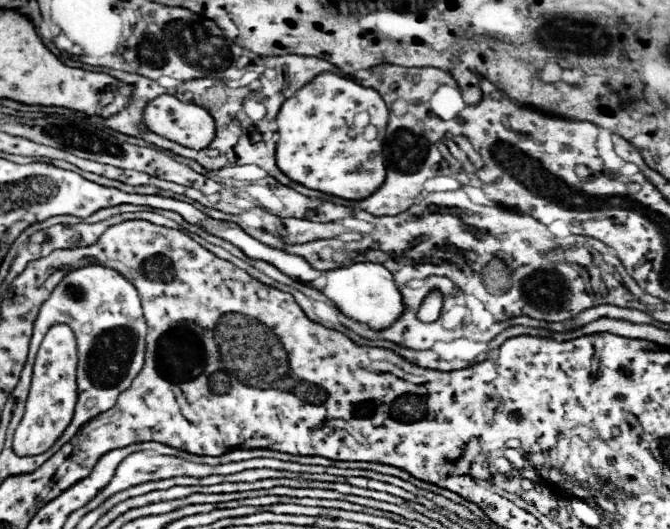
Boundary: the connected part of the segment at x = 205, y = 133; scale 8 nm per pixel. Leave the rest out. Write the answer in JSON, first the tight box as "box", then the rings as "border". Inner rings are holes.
{"box":[143,95,213,147],"border":[[[161,95],[151,101],[143,115],[151,131],[185,147],[205,147],[213,135],[209,117],[195,105],[183,103],[173,95]]]}

